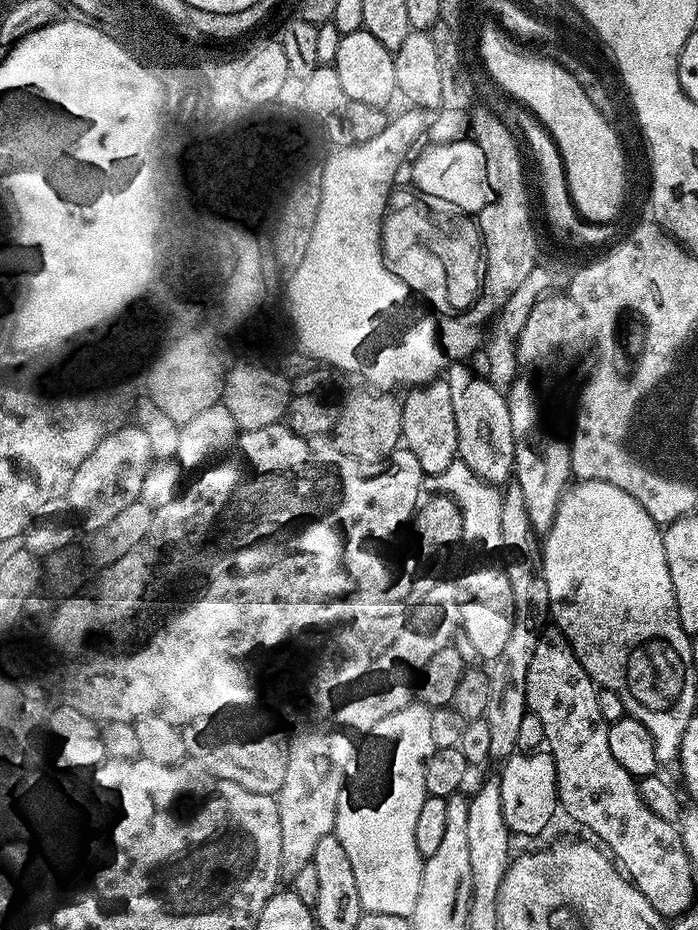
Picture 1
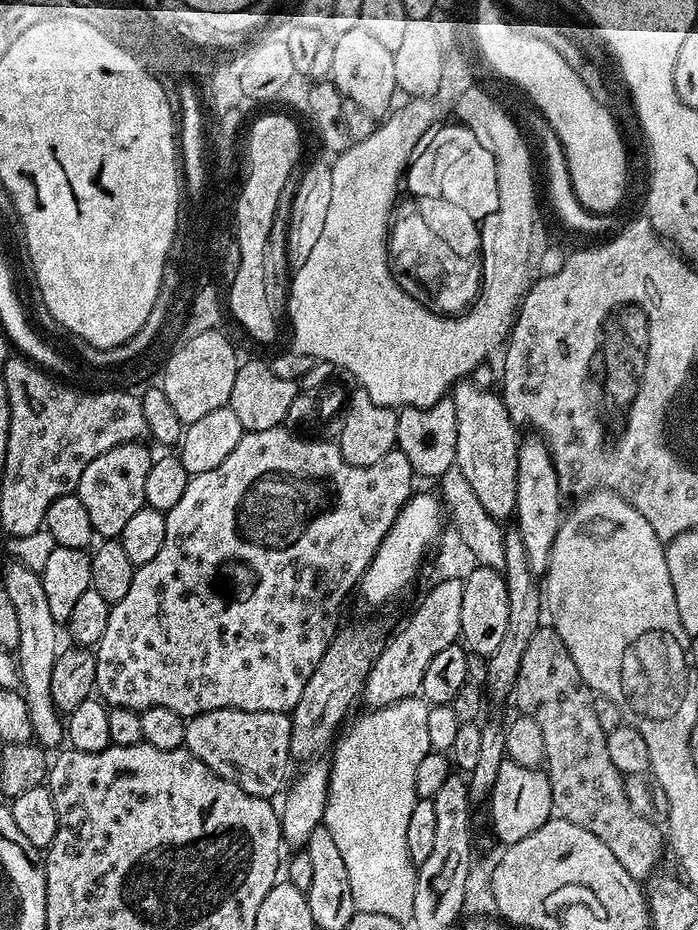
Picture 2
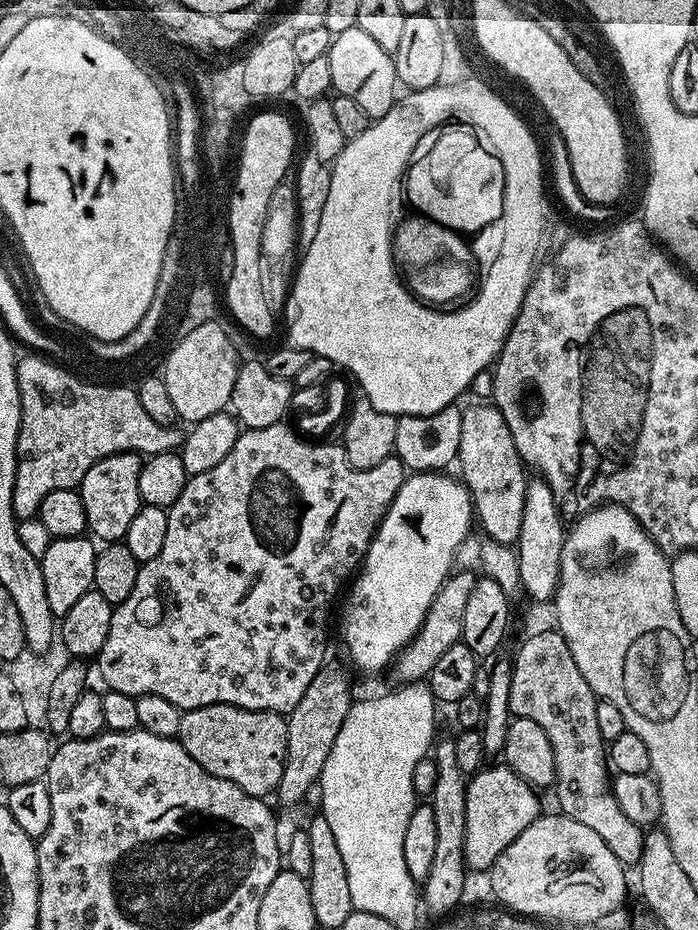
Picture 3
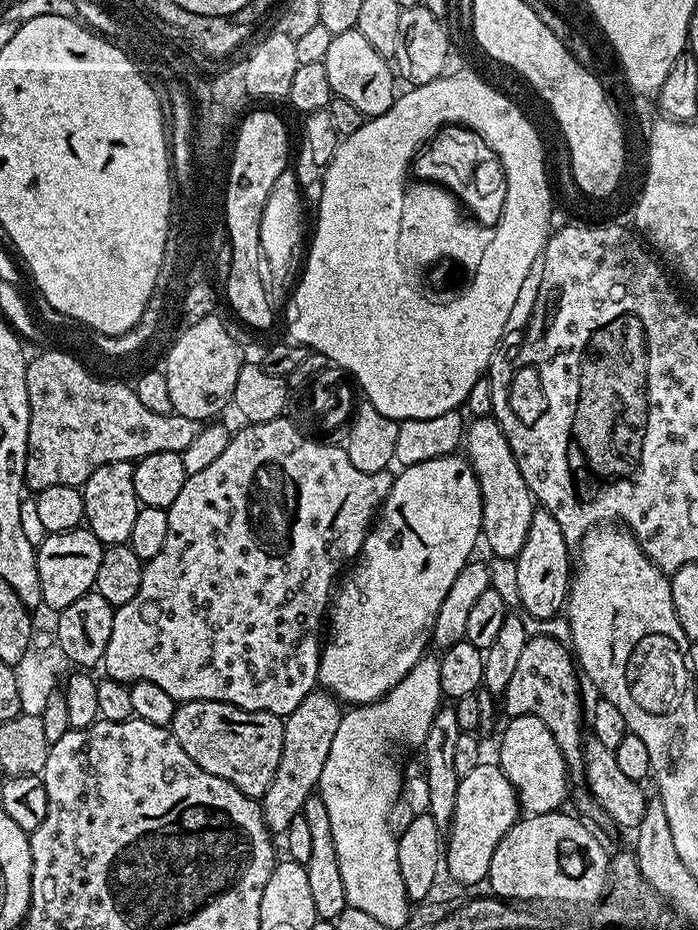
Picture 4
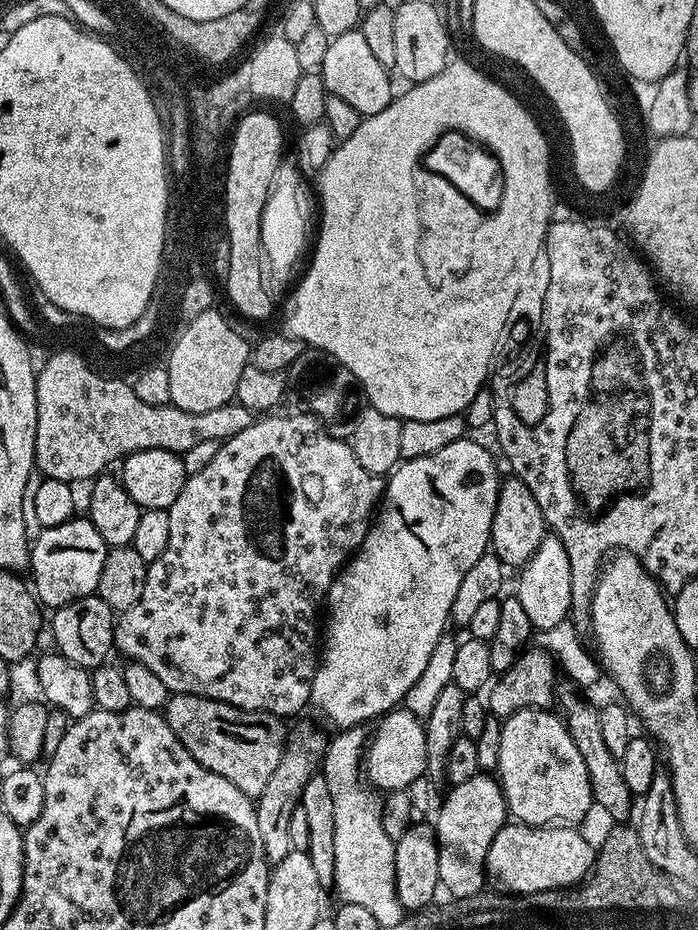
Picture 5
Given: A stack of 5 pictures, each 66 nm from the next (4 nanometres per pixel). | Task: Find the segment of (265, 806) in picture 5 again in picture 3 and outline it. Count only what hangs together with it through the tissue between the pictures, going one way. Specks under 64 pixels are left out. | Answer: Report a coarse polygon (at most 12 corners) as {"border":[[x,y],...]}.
{"border":[[325,666],[287,713],[284,805],[315,787],[353,703]]}

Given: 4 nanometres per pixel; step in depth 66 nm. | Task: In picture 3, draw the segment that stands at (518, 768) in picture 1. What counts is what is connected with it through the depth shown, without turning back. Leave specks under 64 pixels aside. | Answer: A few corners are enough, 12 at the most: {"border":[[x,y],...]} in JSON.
{"border":[[503,762],[466,790],[464,863],[487,873],[542,814]]}

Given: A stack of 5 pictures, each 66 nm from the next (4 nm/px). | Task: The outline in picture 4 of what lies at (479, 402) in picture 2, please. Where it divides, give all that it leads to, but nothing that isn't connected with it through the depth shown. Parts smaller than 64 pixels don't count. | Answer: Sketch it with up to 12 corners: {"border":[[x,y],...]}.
{"border":[[492,416],[462,448],[482,490],[483,543],[513,559],[538,505]]}

